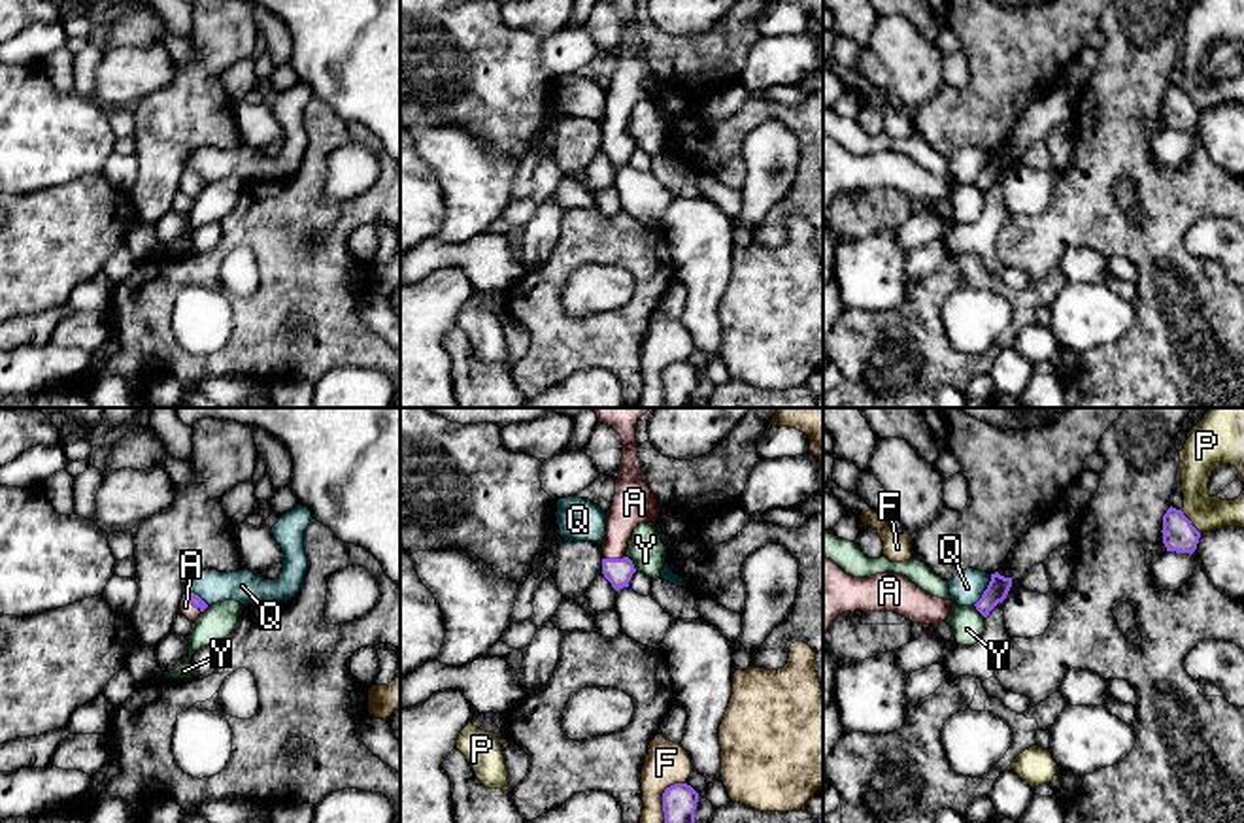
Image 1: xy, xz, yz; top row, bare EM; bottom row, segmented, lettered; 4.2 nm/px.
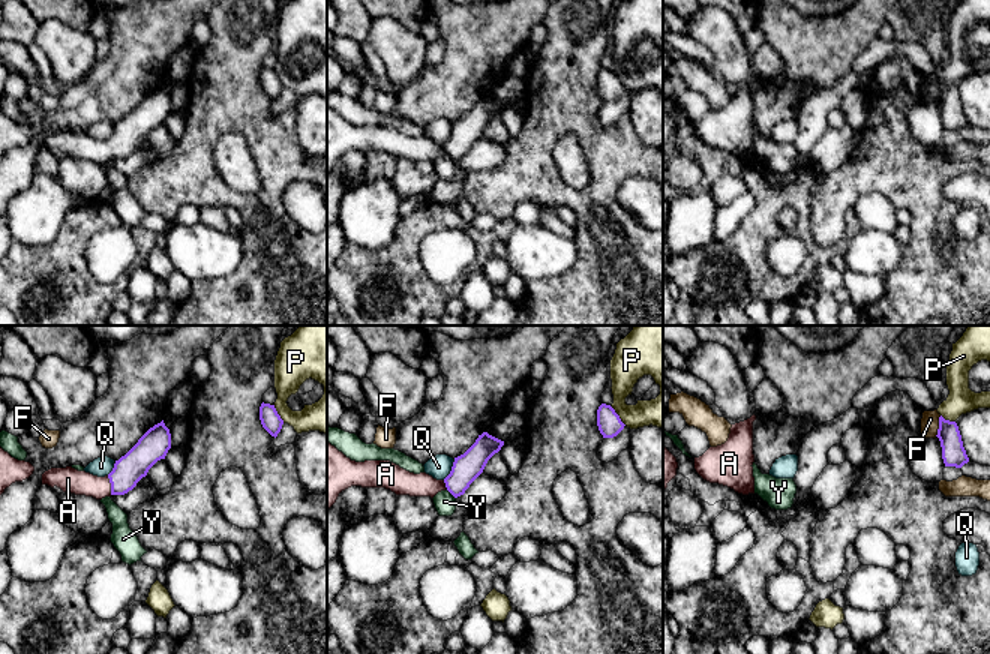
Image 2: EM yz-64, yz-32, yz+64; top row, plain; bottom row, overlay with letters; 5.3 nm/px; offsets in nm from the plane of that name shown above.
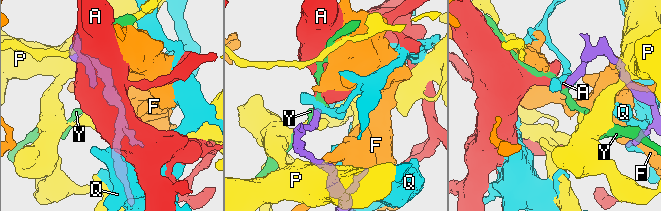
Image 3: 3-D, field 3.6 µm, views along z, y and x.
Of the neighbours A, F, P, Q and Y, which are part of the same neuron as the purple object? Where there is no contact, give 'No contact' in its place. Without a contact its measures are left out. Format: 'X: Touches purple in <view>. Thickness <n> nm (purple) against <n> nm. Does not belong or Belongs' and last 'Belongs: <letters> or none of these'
A: Touches purple in xy. Thickness 50 nm (purple) against 60 nm. Belongs
F: Touches purple in xz. Thickness 140 nm (purple) against 190 nm. Does not belong
P: Touches purple in yz. Thickness 140 nm (purple) against 150 nm. Does not belong
Q: Touches purple in yz. Thickness 90 nm (purple) against 140 nm. Does not belong
Y: Touches purple in xz. Thickness 110 nm (purple) against 160 nm. Does not belong
Belongs: A

